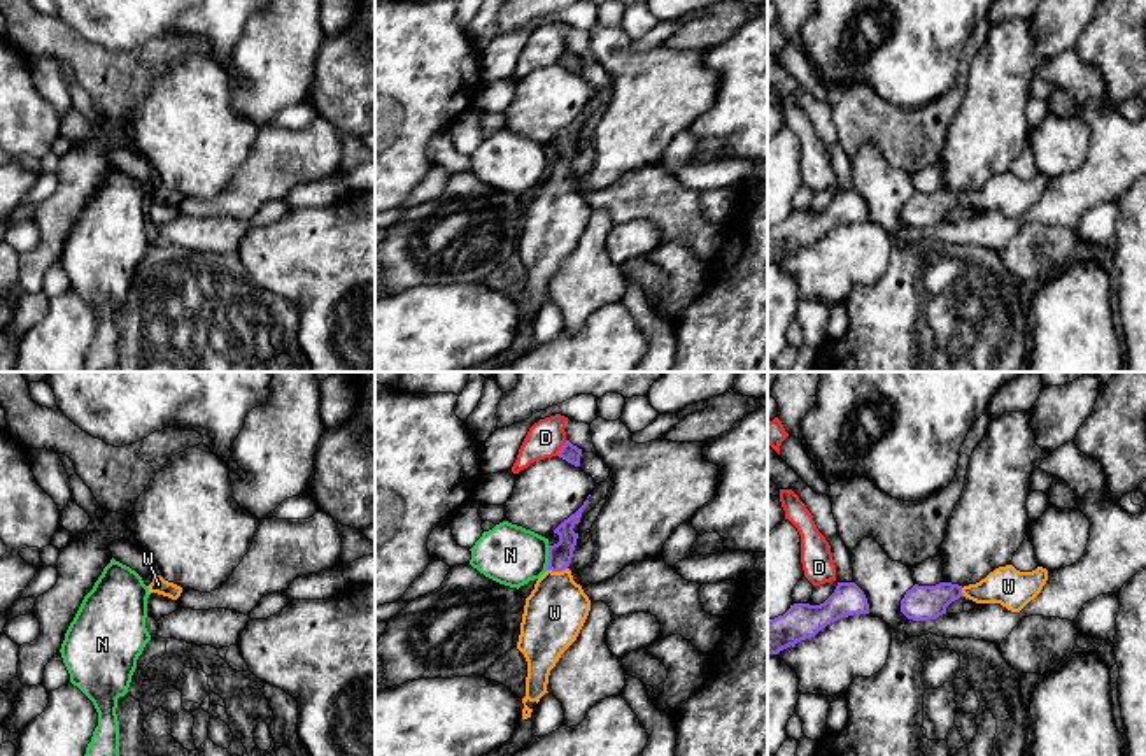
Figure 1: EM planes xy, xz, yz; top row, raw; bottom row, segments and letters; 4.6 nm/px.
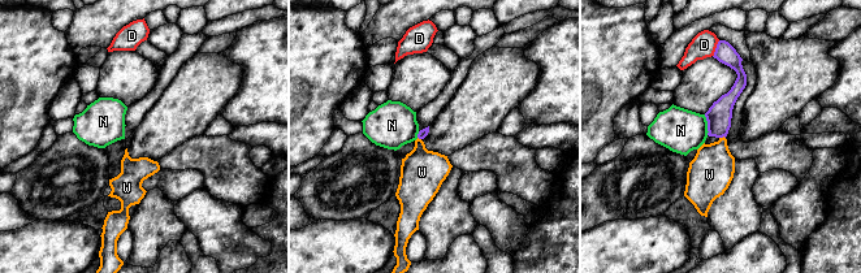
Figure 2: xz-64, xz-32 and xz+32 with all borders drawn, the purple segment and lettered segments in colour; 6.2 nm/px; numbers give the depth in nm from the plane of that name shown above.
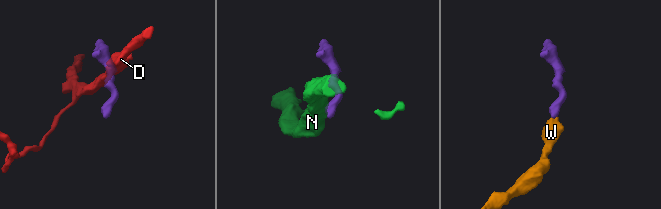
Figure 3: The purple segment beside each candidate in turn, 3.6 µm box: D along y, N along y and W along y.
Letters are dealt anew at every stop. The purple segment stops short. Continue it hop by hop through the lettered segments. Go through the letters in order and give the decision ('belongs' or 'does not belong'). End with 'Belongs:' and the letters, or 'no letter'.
D: does not belong
N: does not belong
W: belongs
Belongs: W

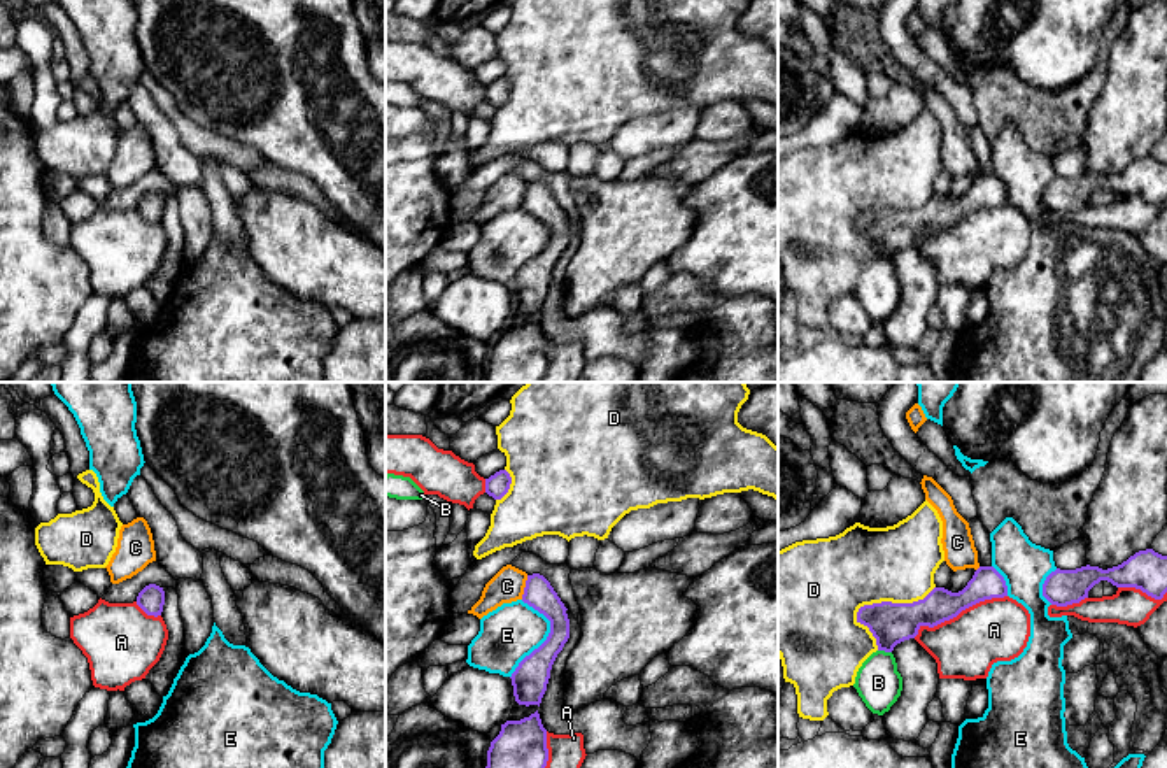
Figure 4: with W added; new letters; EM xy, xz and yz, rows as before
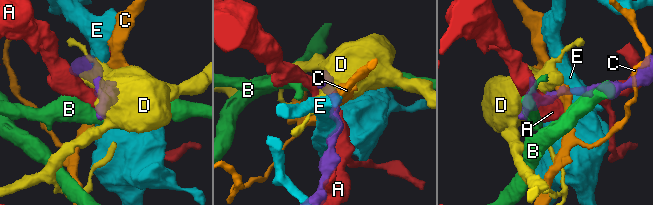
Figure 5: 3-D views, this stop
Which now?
A: does not belong
B: does not belong
C: does not belong
D: does not belong
E: does not belong
Belongs: no letter

